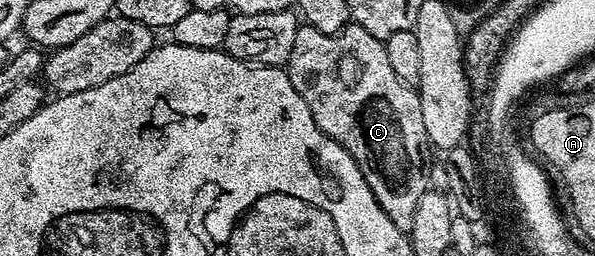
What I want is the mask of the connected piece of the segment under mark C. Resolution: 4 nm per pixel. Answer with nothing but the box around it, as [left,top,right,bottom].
[287,23,427,231]

